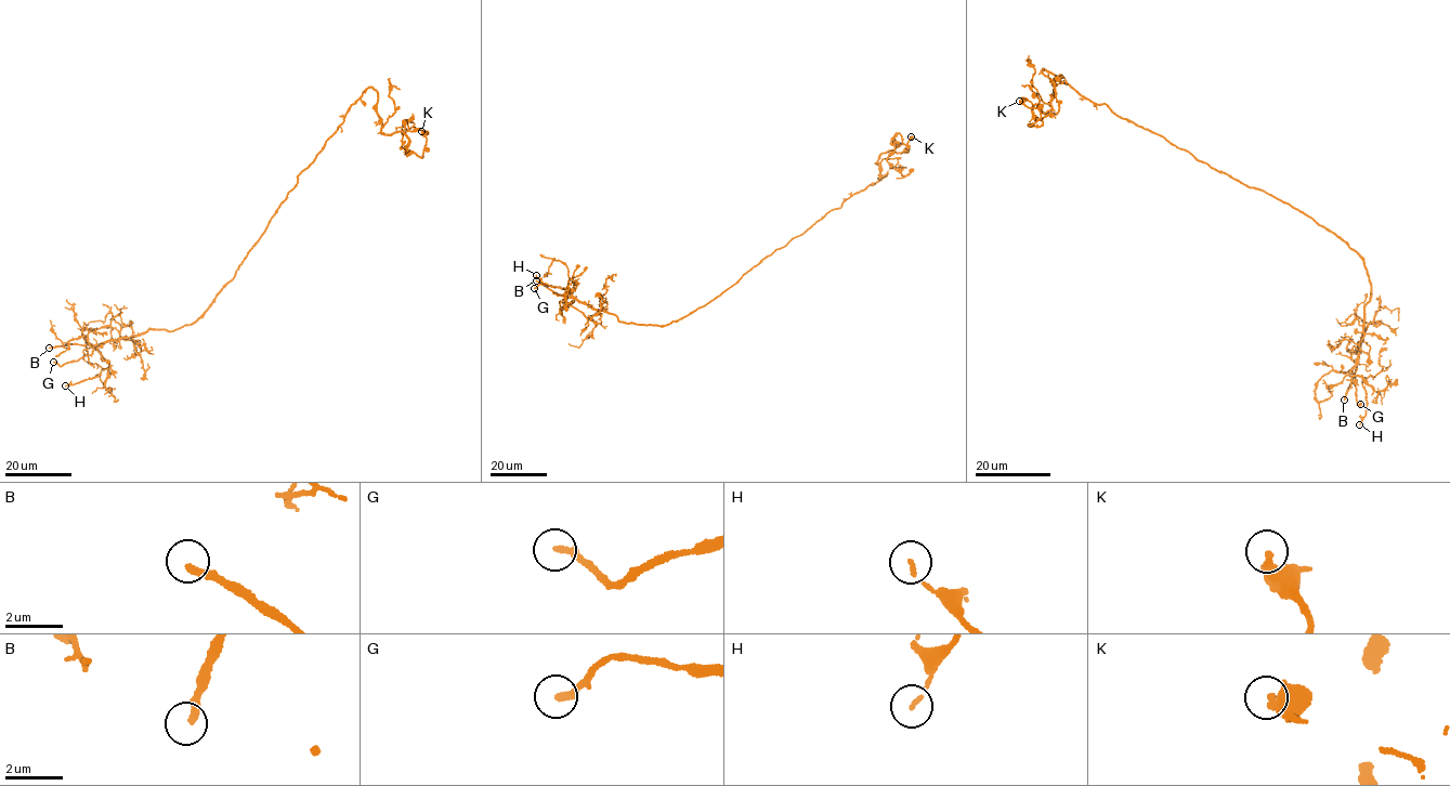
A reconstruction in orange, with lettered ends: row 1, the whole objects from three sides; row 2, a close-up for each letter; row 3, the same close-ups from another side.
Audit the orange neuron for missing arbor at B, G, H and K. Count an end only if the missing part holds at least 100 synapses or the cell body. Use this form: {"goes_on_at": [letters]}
{"goes_on_at": ["B"]}

